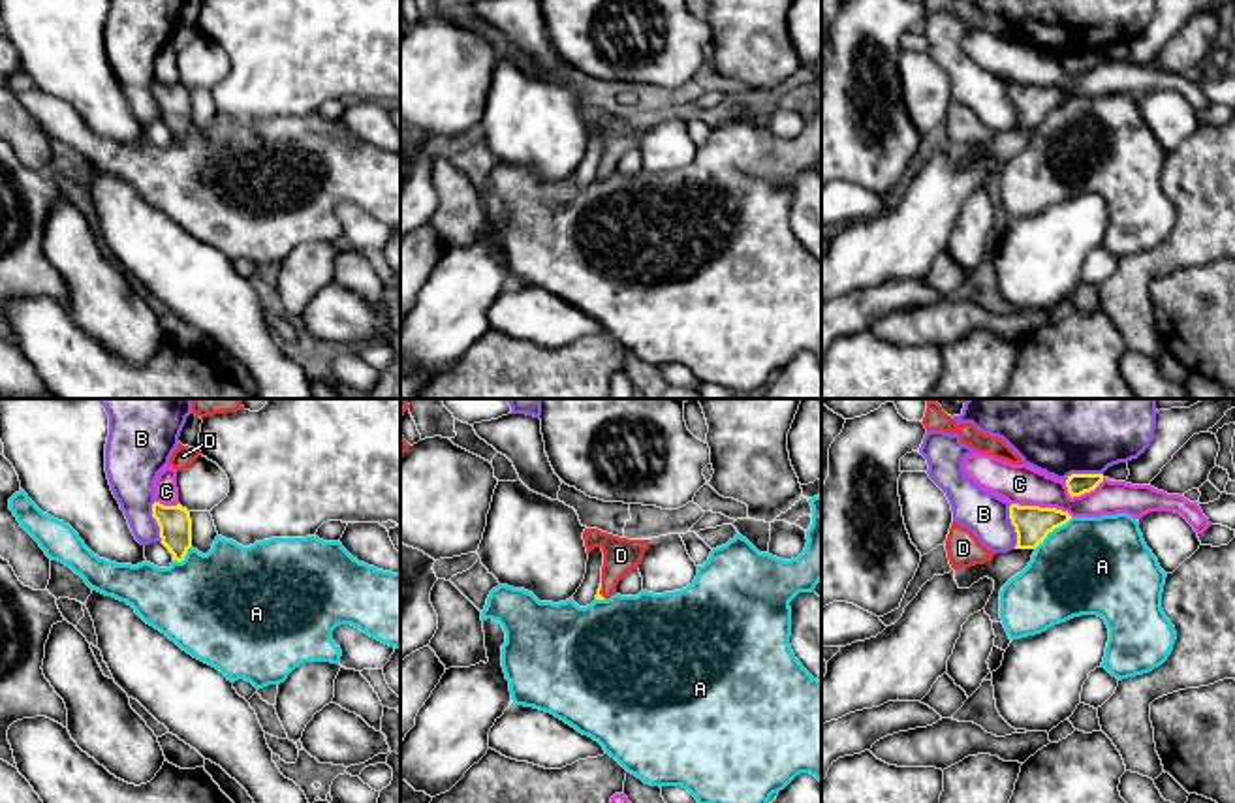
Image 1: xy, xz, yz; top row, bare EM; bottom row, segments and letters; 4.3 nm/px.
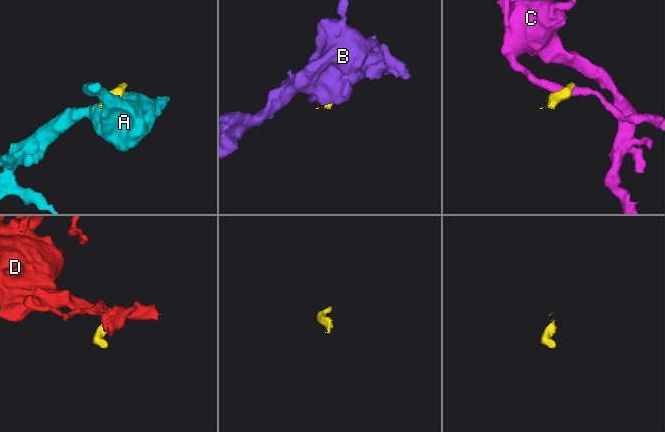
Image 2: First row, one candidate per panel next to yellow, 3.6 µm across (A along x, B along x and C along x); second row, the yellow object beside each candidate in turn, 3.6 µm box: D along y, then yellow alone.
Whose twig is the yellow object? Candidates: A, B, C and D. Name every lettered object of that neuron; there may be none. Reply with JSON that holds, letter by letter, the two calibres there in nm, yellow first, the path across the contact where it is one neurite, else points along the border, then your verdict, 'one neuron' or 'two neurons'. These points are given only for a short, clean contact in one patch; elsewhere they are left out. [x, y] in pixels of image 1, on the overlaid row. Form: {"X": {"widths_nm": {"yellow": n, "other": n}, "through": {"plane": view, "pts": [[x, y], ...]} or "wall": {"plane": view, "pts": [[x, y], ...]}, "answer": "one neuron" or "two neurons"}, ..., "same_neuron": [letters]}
{"A": {"widths_nm": {"yellow": 160, "other": 420}, "wall": {"plane": "yz", "pts": [[1072, 518], [1055, 527], [1034, 548]]}, "answer": "two neurons"}, "B": {"widths_nm": {"yellow": 160, "other": 190}, "answer": "two neurons"}, "C": {"widths_nm": {"yellow": 160, "other": 180}, "wall": {"plane": "yz", "pts": [[1012, 503], [1061, 508], [1072, 516]]}, "answer": "two neurons"}, "D": {"widths_nm": {"yellow": 30, "other": 160}, "through": {"plane": "xz", "pts": [[598, 597], [600, 589], [609, 580], [621, 555]]}, "answer": "one neuron"}, "same_neuron": ["D"]}

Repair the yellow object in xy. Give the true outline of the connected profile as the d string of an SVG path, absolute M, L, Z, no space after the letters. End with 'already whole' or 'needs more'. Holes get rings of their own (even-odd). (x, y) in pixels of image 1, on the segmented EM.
M152 504L152 517L160 527L162 543L173 555L173 560L182 562L192 547L192 519L190 512L177 506Z; already whole

